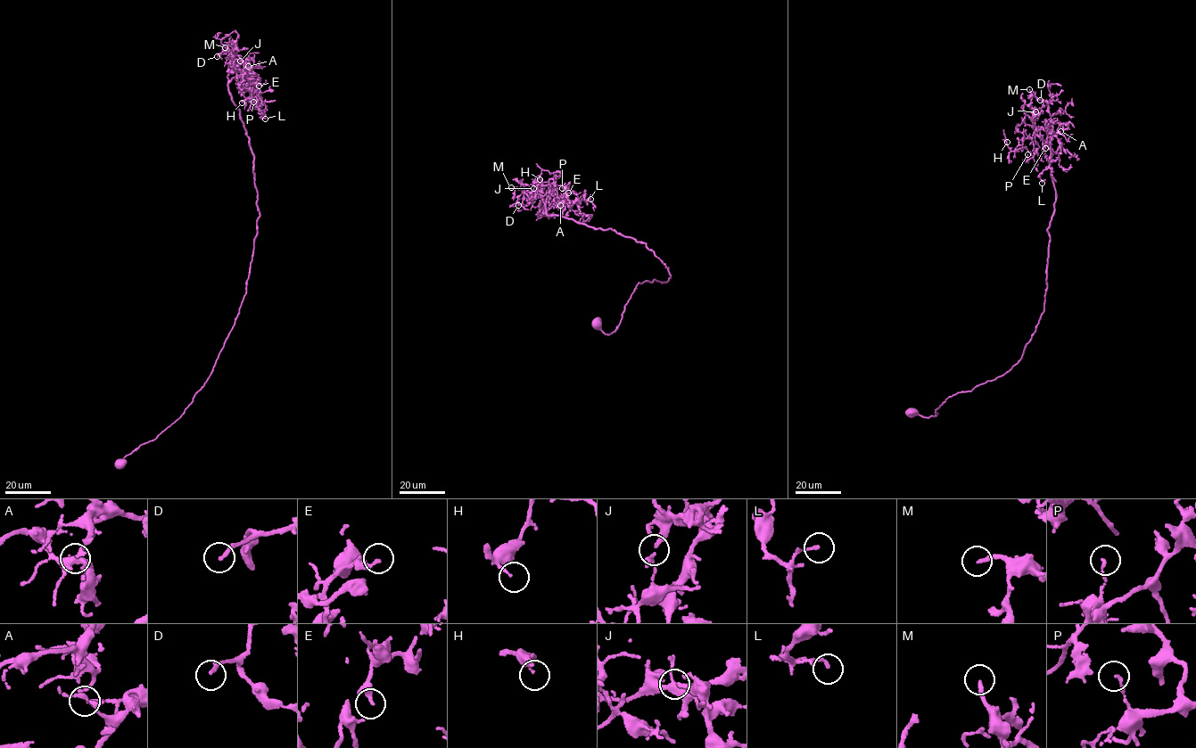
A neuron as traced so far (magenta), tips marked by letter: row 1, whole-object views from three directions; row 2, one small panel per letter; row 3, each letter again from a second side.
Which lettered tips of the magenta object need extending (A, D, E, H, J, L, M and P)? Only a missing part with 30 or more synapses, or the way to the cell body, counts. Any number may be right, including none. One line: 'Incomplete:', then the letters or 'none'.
Incomplete: M

